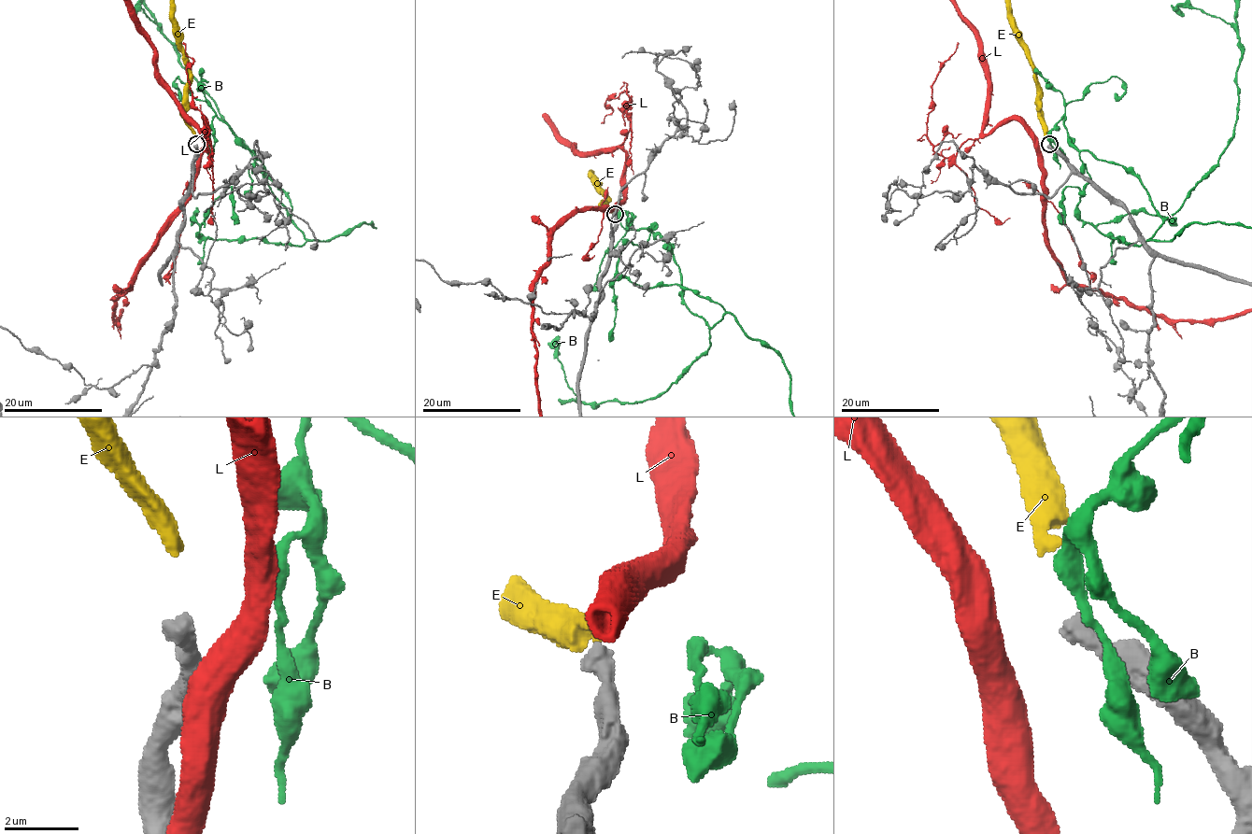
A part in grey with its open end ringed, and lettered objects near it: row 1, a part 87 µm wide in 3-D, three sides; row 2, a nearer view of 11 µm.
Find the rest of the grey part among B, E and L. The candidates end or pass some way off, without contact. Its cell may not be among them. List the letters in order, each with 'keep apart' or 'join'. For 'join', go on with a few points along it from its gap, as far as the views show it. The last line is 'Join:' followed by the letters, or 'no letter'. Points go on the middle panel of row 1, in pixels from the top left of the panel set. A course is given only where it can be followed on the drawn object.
B: keep apart
E: join
L: keep apart
Join: E

